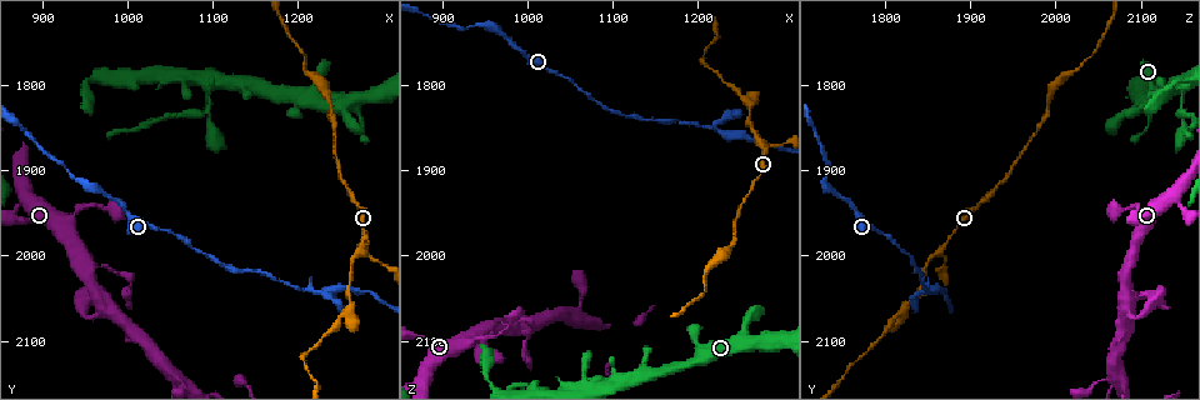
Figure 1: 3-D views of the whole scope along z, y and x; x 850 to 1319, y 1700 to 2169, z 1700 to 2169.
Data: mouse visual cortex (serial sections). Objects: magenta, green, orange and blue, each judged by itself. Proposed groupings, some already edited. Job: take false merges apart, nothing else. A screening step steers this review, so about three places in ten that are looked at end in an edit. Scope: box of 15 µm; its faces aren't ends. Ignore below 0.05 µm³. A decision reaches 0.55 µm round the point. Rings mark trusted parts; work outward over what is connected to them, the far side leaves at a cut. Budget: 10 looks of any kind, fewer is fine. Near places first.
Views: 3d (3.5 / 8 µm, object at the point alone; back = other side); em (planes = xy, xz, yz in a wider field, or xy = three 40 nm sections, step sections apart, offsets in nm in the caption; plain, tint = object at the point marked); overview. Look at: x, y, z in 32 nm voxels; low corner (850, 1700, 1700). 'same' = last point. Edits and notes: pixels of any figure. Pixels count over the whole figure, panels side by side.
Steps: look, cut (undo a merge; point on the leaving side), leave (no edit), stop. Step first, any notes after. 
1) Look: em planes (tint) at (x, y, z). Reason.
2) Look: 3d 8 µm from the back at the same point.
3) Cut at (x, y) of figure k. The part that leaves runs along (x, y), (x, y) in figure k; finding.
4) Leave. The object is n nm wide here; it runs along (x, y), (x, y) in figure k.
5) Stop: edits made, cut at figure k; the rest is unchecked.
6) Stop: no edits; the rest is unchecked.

Look: 3d 3.5 µm from the back at (975, 2015, 2080). Thick turns thin.

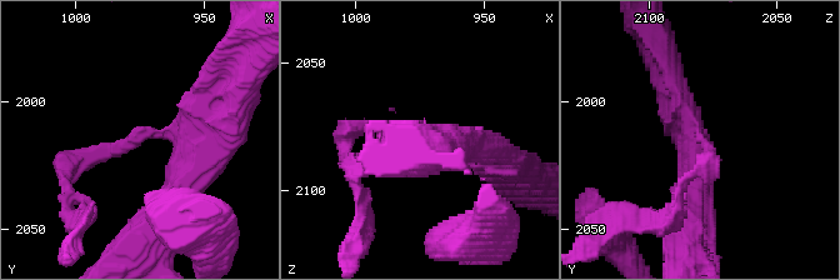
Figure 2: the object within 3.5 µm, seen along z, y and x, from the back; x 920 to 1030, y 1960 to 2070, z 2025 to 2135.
Look: em xy step 3 (tint) at (976, 2014, 2079). The arms are 150, 350 nm wide.

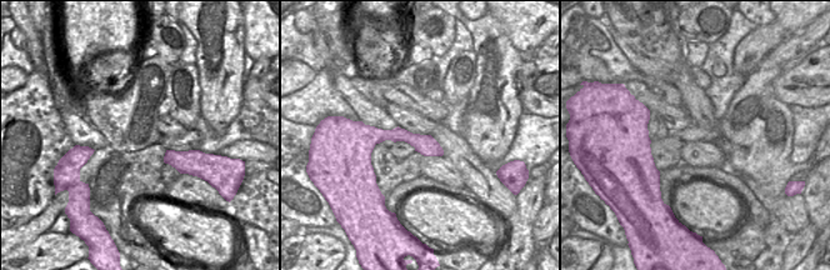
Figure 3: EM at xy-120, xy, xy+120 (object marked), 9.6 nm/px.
Leave. One cell here.

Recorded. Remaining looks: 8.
Look: 3d 3.5 µm at (1095, 1805, 2145). Small branch off a trunk.

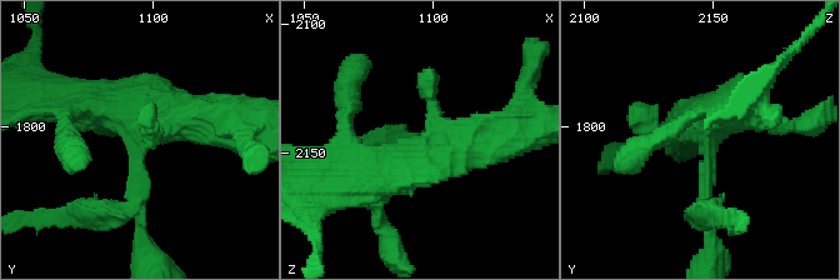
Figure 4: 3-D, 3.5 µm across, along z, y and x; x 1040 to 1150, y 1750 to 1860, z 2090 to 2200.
Look: em xy step 2 (tint) at (1094, 1803, 2149).

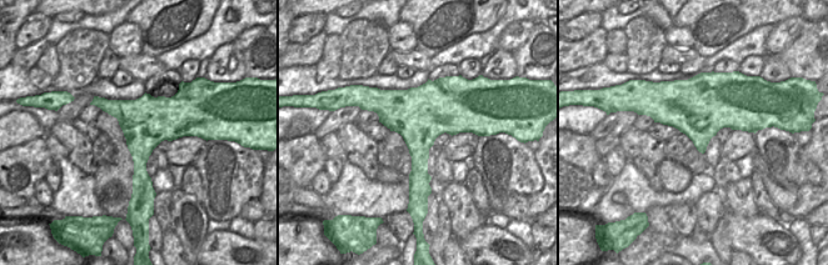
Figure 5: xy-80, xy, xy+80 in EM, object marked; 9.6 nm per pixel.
Leave. The object is 550 nm wide here; it runs along (205, 123), (140, 119), (140, 218) in figure 4; all the same cell.

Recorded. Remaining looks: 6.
Look: 3d 3.5 µm at (1270, 1995, 1865). A fork.

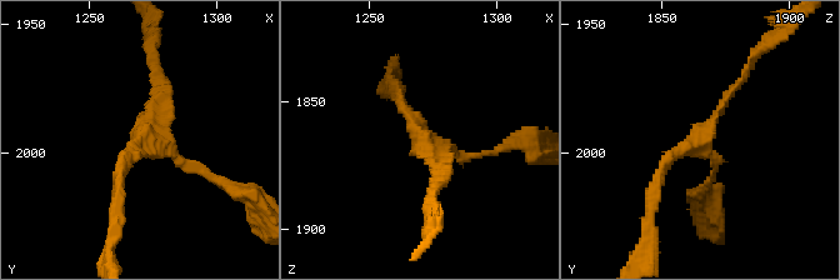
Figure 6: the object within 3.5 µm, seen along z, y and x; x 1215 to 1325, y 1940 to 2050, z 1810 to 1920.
Look: em xy step 5 (tint) at (1273, 1992, 1866). 3 arms meet here; the arms are 100, 150, 150 nm wide; shape alone is not enough.

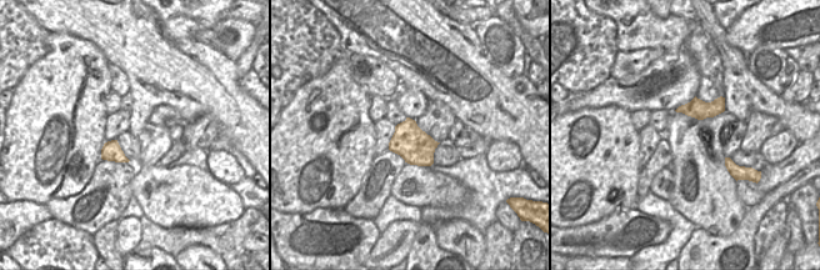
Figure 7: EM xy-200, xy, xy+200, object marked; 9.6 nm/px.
Leave. The object is 340 nm wide here; it runs along (749, 66), (656, 185) in figure 6; continuous, no second cell.

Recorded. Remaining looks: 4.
Look: 3d 3.5 µm at (1215, 2040, 1850). Three-way junction.

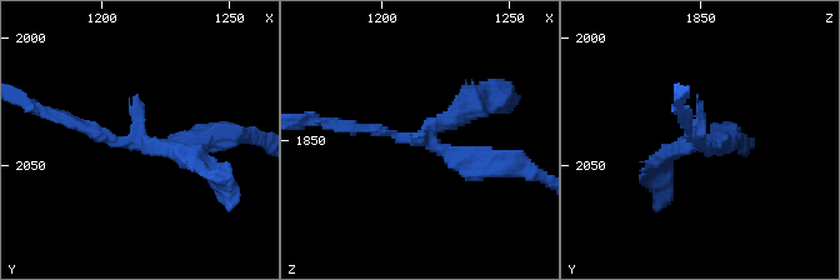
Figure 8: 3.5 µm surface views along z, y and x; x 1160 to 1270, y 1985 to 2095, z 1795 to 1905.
Look: em planes (tint) at (1217, 2041, 1849).

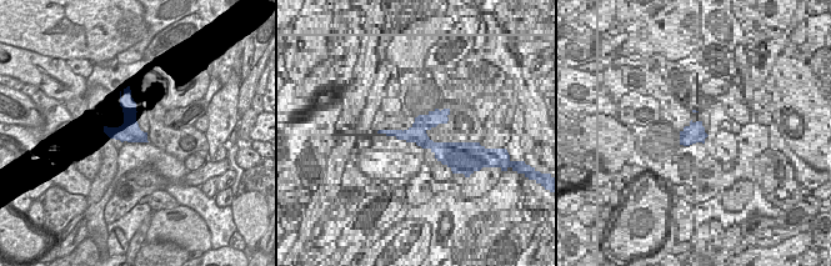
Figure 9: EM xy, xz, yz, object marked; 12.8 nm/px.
Cut at (476, 101) of figure 8. The part that leaves runs along (439, 121), (505, 96) in figure 8; a second cell is stuck on.

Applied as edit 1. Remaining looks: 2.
Stop: edits made, cut at figure 8; the rest is unchecked.

